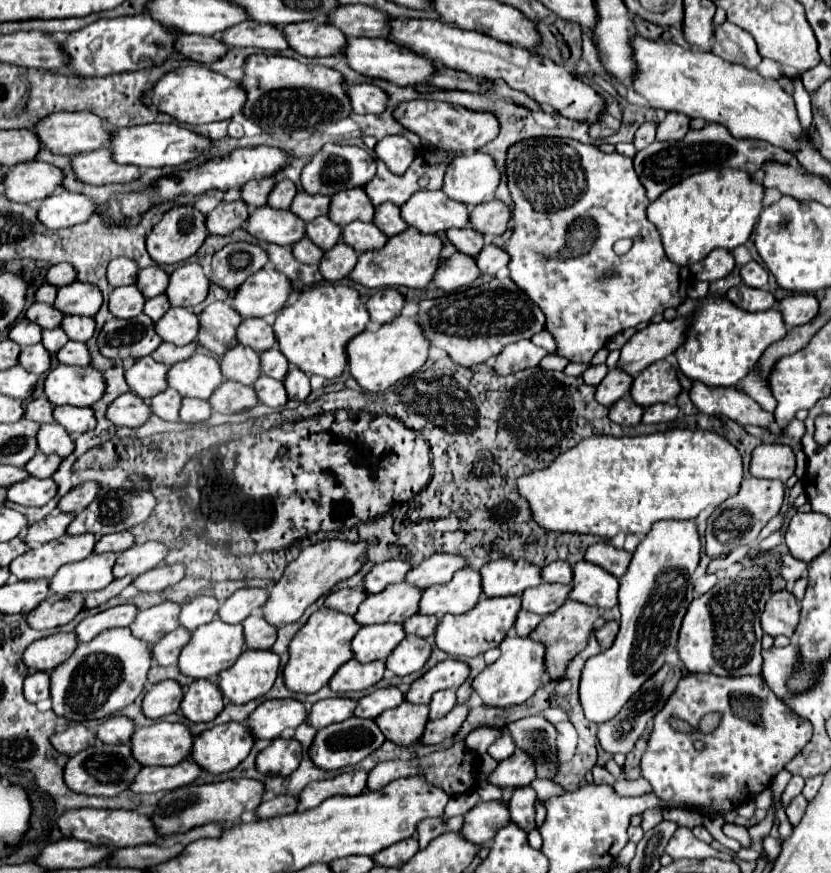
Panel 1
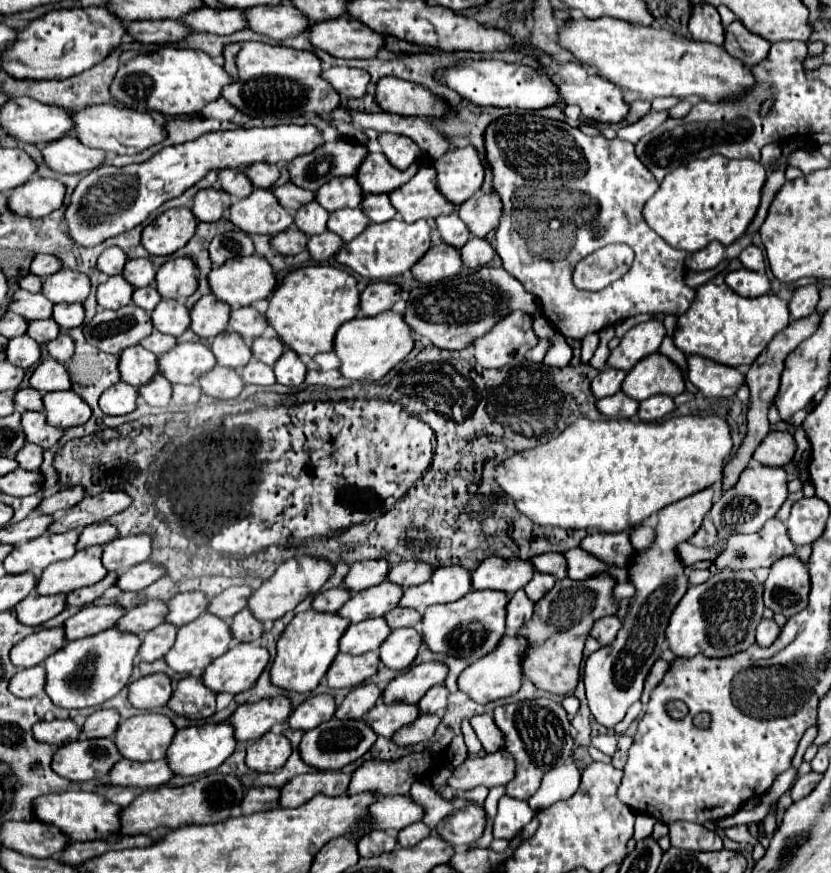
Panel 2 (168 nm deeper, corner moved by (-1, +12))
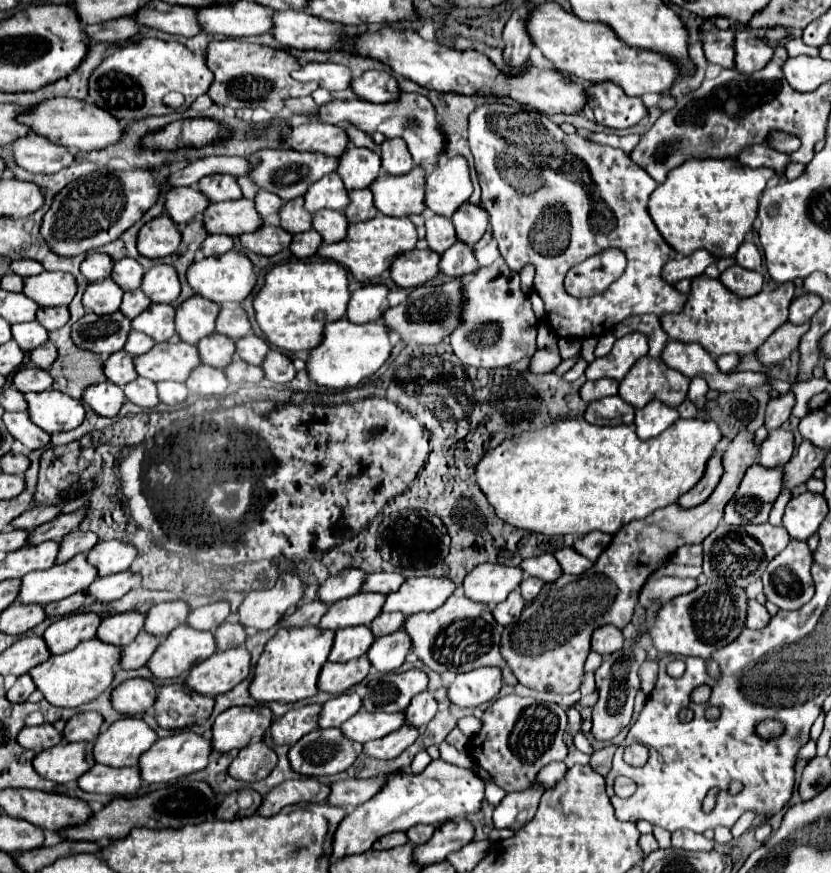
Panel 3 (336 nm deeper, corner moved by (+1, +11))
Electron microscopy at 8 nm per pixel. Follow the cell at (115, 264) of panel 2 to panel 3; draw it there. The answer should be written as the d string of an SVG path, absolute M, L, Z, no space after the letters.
M92 251L80 265L80 271L82 275L92 283L92 281L100 281L100 279L106 279L110 277L112 273L112 257L106 255L106 253L100 253L100 251Z

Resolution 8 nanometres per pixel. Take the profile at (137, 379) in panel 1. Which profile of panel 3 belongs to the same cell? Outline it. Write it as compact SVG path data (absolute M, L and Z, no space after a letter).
M120 351L120 353L114 353L112 357L108 357L104 361L104 373L112 383L116 383L120 387L138 379L138 373L134 367L134 357L126 351Z

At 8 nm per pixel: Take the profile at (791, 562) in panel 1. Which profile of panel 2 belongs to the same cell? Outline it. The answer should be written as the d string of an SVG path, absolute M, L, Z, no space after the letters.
M776 518L768 520L764 524L764 528L760 532L754 532L754 534L734 534L734 536L728 536L724 548L718 552L716 560L714 560L714 566L718 570L758 570L758 568L770 568L778 558L786 556L786 554L794 554L794 544L792 540L788 538L788 532L786 532L786 526L782 522L778 522Z

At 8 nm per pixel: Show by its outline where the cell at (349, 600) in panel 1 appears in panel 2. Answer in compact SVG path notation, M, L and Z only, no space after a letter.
M338 586L338 588L332 588L332 590L326 590L326 592L318 592L314 596L314 602L312 602L312 608L316 612L324 612L324 614L336 614L338 608L344 606L344 602L350 598L348 590L344 586Z

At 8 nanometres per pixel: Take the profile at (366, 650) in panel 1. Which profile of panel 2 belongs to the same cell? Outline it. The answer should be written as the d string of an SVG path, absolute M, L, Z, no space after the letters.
M384 618L350 624L340 640L340 652L358 656L370 650L378 650L380 644L388 638L388 634L390 634L390 628Z

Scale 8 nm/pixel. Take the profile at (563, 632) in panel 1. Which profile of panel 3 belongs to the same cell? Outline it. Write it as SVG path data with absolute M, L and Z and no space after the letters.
M744 429L724 449L722 465L724 473L714 493L698 507L680 509L668 505L656 509L644 517L644 521L632 521L628 527L614 535L612 545L598 557L592 569L584 575L562 575L558 581L546 583L538 597L530 601L518 621L504 627L500 651L506 665L518 677L524 687L550 693L574 693L584 675L584 661L588 655L588 643L600 625L612 623L622 629L634 611L642 583L654 573L668 555L682 545L702 543L722 521L724 505L736 493L746 469L758 455L758 443L754 433Z

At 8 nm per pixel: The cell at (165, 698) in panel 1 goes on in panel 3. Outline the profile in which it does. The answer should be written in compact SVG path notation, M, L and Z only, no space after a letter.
M128 679L112 691L112 705L122 715L148 711L156 701L156 687L150 679Z

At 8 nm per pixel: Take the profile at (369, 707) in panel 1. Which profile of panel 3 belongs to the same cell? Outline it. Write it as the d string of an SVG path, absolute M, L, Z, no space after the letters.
M344 693L324 703L318 727L340 727L344 721L354 717L362 707L358 693Z

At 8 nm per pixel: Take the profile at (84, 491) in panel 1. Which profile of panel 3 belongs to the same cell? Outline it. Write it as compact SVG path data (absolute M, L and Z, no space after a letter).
M40 505L40 507L28 509L20 517L16 517L12 521L12 527L16 527L16 529L28 529L30 531L30 529L34 529L34 527L46 523L46 521L52 521L58 515L60 515L60 507L58 505L48 505L48 507Z

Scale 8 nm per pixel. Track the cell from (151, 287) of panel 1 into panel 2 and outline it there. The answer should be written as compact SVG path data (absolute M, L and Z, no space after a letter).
M136 258L136 260L126 262L126 268L124 268L122 276L134 288L144 288L144 286L150 286L154 282L156 270L154 270L154 266L152 266L152 262L148 258Z

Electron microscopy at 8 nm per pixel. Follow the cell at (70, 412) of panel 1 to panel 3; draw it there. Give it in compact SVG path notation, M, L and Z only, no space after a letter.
M46 389L42 393L26 393L24 397L28 401L30 419L46 433L70 431L84 421L82 403L60 391Z

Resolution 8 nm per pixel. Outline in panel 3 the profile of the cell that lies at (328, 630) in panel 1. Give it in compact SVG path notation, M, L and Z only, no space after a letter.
M280 627L266 643L264 653L256 663L256 675L250 693L260 703L296 703L318 693L316 681L322 665L328 661L334 645L334 631L320 627Z

